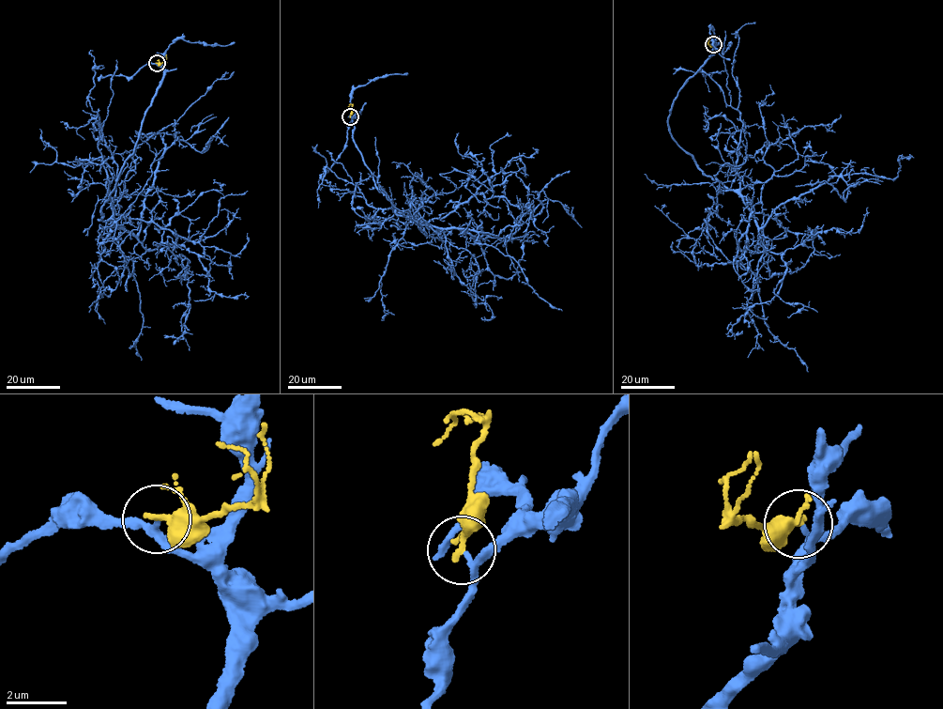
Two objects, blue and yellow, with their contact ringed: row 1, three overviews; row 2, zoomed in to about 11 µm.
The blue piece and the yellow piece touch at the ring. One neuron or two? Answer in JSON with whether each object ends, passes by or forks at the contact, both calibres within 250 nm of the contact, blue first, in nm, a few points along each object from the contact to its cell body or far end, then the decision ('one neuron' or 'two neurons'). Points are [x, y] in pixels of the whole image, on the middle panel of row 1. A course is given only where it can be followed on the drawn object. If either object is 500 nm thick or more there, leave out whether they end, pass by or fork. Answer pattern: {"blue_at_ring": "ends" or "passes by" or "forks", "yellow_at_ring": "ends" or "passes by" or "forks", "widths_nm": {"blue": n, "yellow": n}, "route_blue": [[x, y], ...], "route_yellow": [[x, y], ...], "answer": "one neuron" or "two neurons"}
{"blue_at_ring": "passes by", "yellow_at_ring": "ends", "widths_nm": {"blue": 170, "yellow": 320}, "route_blue": [[350, 116], [359, 114], [353, 138], [394, 212], [467, 232], [507, 279], [524, 242], [539, 236]], "route_yellow": [[350, 116], [350, 103]], "answer": "two neurons"}

